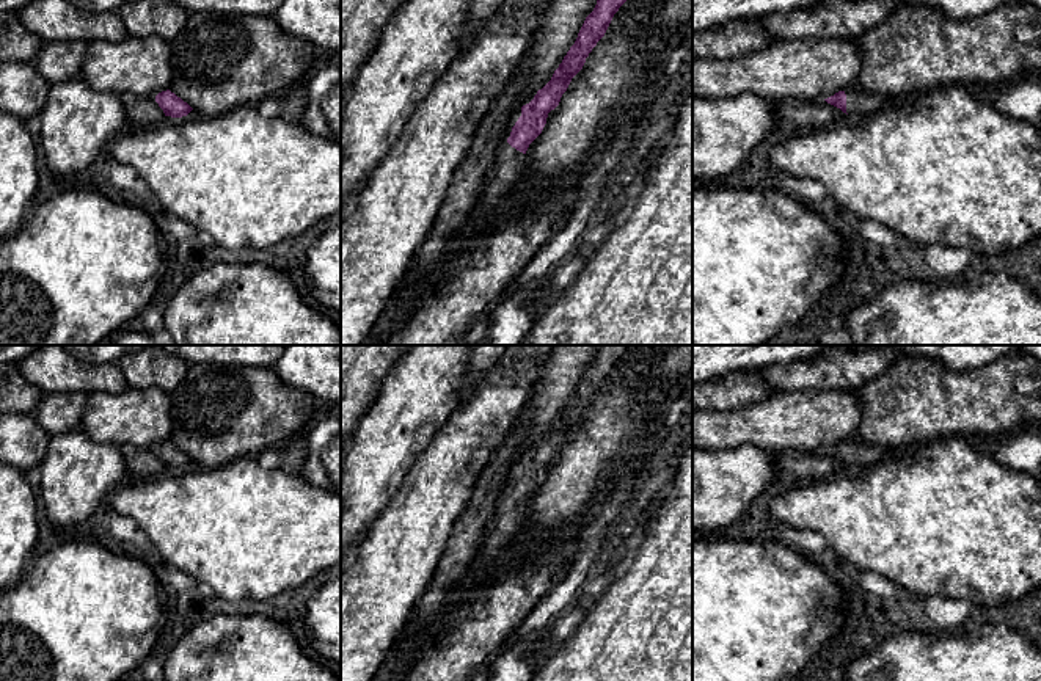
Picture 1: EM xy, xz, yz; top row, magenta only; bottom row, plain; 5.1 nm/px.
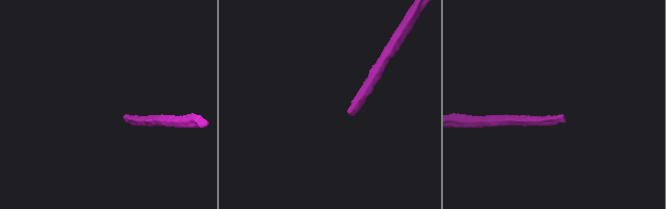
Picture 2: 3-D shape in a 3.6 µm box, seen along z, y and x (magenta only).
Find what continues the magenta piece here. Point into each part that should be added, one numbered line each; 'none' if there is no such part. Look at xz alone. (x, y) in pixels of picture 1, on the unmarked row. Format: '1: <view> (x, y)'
1: xz (506, 524)

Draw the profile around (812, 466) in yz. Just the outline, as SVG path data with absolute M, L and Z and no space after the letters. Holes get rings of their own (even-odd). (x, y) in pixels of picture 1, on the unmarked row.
M782 450L776 453L774 468L779 475L787 474L815 483L829 477L851 472L851 468L826 452Z

